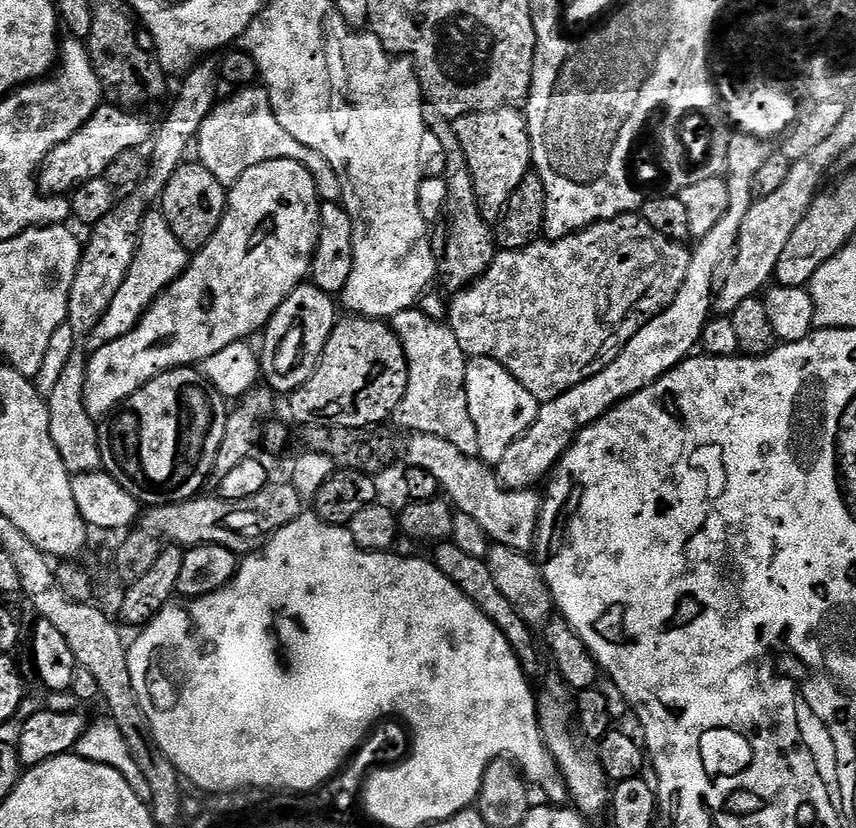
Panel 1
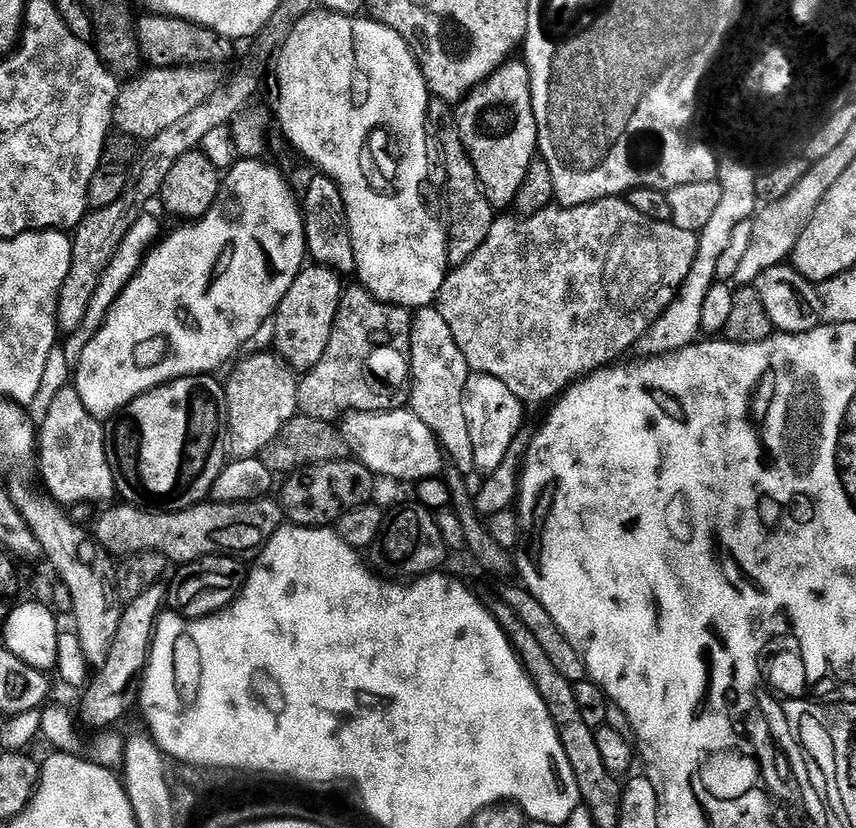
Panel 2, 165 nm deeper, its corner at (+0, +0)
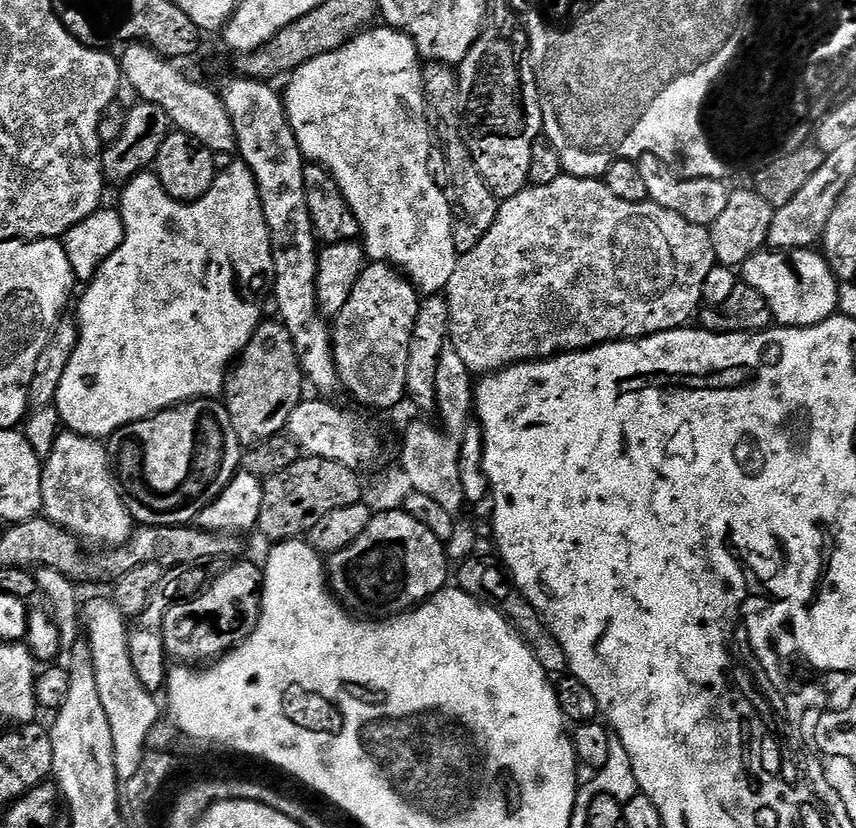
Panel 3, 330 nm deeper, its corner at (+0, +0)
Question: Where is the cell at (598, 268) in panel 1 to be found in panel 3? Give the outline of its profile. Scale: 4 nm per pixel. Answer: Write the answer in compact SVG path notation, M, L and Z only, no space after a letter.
M563 174L545 185L524 188L514 194L514 198L499 201L499 205L494 226L486 230L486 238L482 238L474 250L463 253L457 259L454 274L446 289L450 347L458 350L462 362L466 362L468 371L473 374L499 372L502 368L523 364L526 360L546 360L557 353L580 352L583 348L596 348L600 344L610 344L613 340L639 340L642 336L685 327L691 321L688 319L691 316L693 319L701 307L702 282L706 282L706 274L717 267L712 234L705 225L686 222L682 214L674 214L674 210L666 210L651 202L625 202L623 198L617 198L600 178L587 180L581 176Z

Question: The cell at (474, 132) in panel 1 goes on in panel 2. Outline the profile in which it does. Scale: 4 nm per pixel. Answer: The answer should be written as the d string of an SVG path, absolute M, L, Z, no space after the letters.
M505 60L494 74L487 76L473 92L459 101L455 109L456 131L470 154L474 170L478 170L486 198L497 210L508 210L515 205L519 187L527 178L532 160L538 156L529 65L520 60Z

